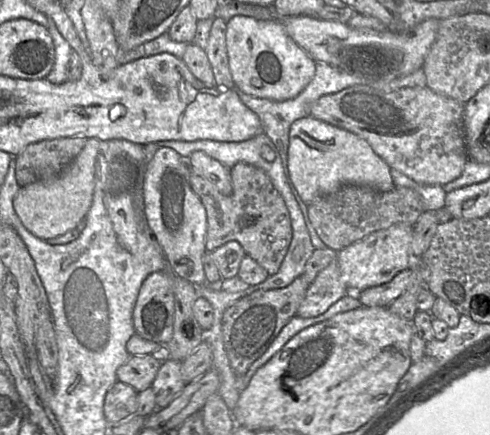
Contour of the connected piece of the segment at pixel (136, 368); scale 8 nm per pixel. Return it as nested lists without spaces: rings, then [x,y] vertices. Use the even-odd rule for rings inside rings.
[[[151,354],[130,356],[117,369],[116,378],[139,393],[151,387],[161,364]]]

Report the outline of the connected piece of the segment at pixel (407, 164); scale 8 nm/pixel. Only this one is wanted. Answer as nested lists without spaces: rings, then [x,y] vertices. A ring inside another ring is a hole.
[[[354,85],[318,98],[311,104],[309,116],[363,138],[390,168],[420,184],[442,186],[451,182],[461,175],[465,164],[471,160],[465,142],[464,104],[428,87],[409,87],[387,93],[369,85]]]

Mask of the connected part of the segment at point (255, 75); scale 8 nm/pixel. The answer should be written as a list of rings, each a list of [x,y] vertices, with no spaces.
[[[233,16],[227,21],[226,48],[234,89],[257,98],[274,101],[294,98],[315,75],[316,62],[288,35],[282,20]]]

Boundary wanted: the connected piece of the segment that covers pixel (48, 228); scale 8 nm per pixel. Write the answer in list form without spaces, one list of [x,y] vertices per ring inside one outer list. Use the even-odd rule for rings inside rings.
[[[87,139],[80,153],[55,178],[20,187],[13,198],[13,208],[23,226],[44,241],[63,235],[85,216],[91,206],[95,186],[95,160],[99,139]]]

